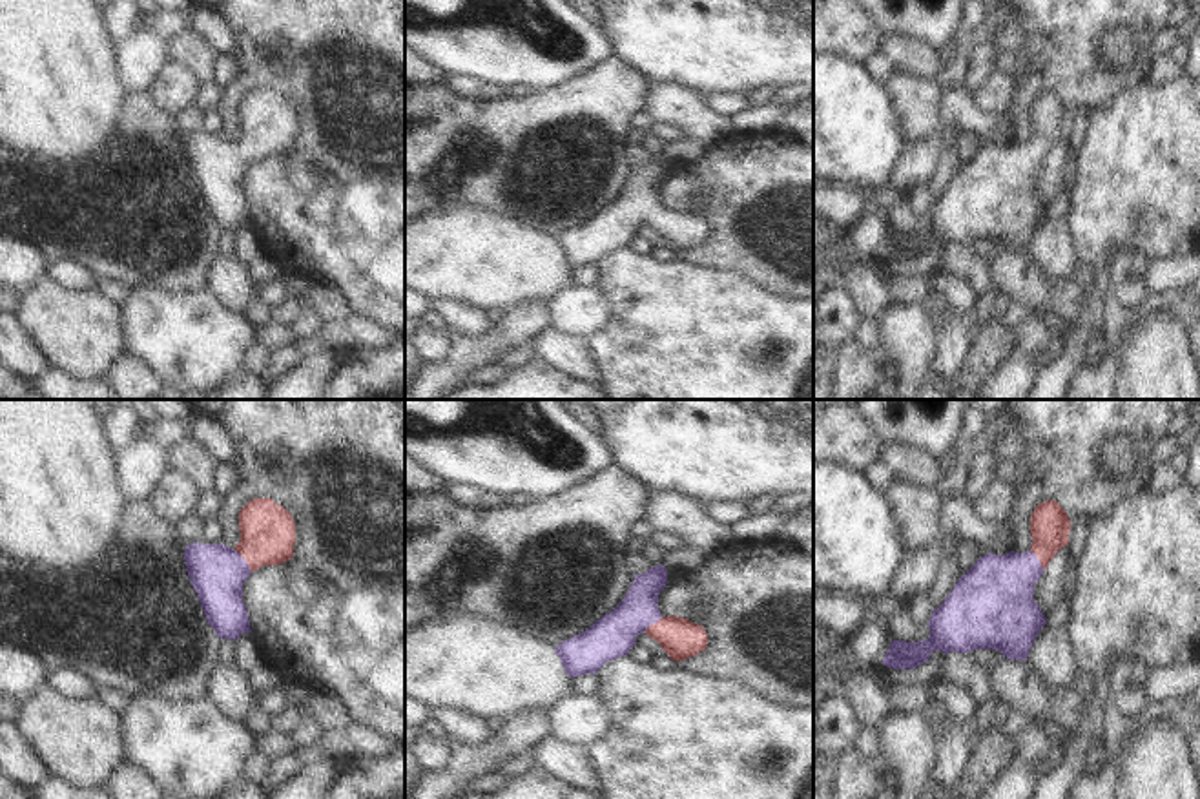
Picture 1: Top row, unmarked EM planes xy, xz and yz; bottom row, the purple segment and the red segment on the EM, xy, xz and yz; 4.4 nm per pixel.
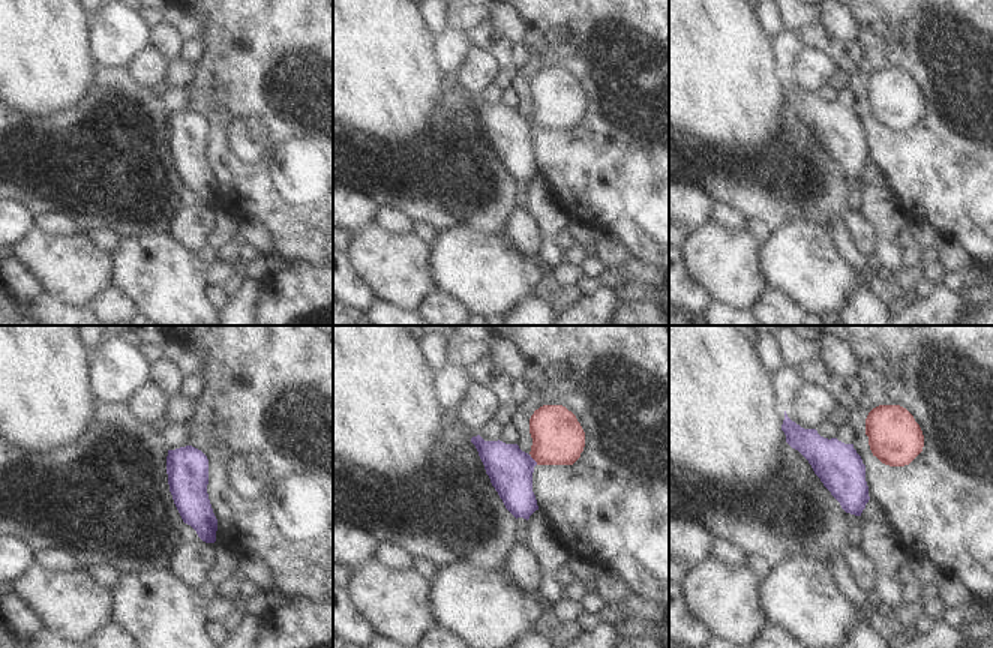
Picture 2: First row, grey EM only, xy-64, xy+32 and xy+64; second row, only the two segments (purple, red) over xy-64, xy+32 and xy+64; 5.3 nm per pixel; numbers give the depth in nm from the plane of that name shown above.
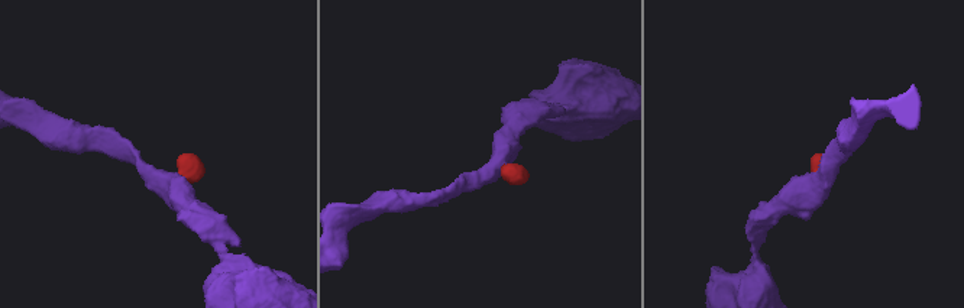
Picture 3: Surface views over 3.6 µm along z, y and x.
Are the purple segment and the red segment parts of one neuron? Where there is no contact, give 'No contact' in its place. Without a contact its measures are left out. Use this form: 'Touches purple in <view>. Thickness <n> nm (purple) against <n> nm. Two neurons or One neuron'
Touches purple in xy. Thickness 240 nm (purple) against 240 nm. One neuron

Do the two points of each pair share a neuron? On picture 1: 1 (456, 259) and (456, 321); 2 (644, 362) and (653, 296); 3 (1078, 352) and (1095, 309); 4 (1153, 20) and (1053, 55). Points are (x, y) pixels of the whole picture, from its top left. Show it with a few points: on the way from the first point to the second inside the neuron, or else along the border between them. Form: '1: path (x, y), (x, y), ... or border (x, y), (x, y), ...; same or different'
1: border (429, 301), (455, 300), (484, 311); different
2: path (653, 345), (653, 312); same
3: path (1082, 342), (1093, 320); same
4: path (1127, 19), (1089, 19), (1078, 30); same

